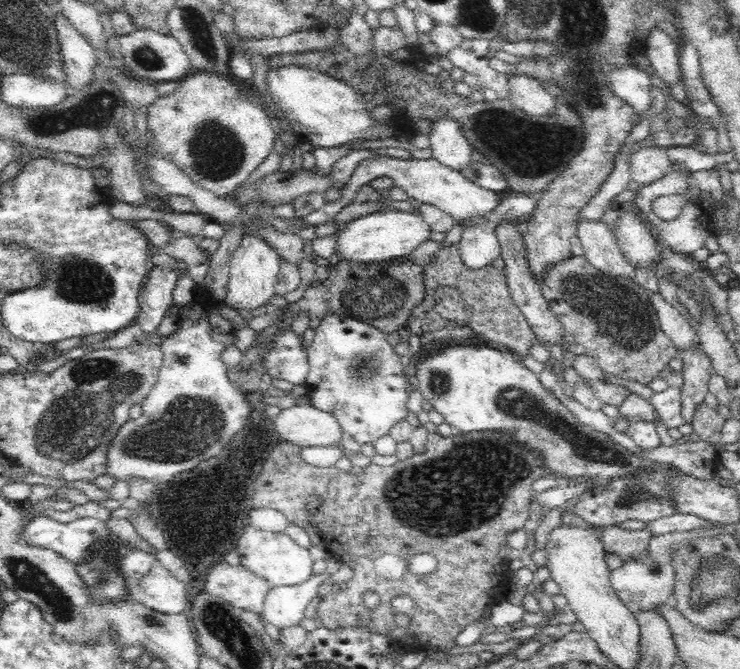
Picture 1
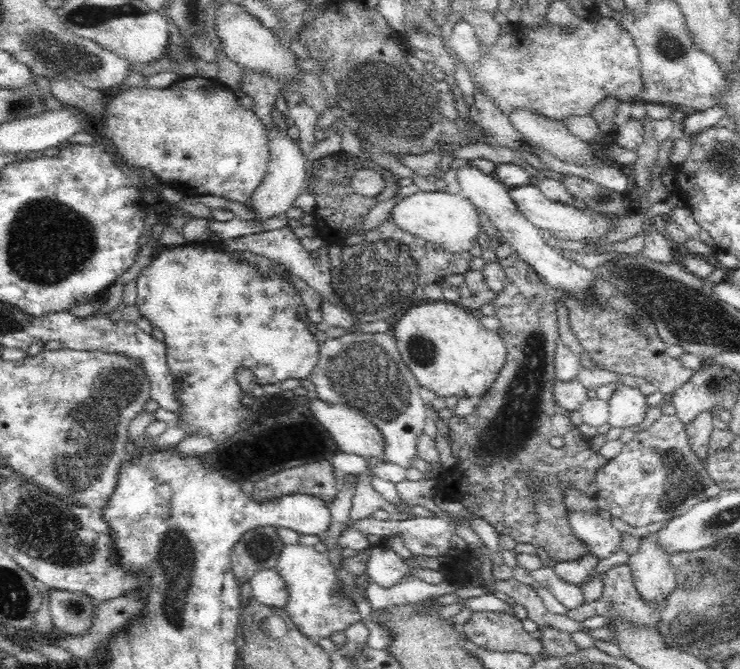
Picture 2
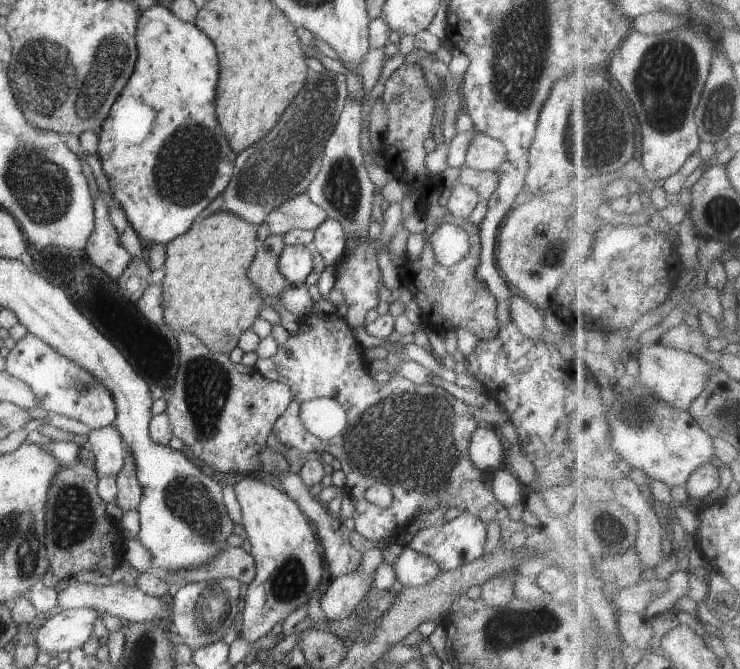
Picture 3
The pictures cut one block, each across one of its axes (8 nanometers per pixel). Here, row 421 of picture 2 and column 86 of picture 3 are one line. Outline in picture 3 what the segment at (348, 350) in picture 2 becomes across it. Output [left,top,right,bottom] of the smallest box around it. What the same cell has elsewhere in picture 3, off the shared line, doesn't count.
[5,333,117,429]

